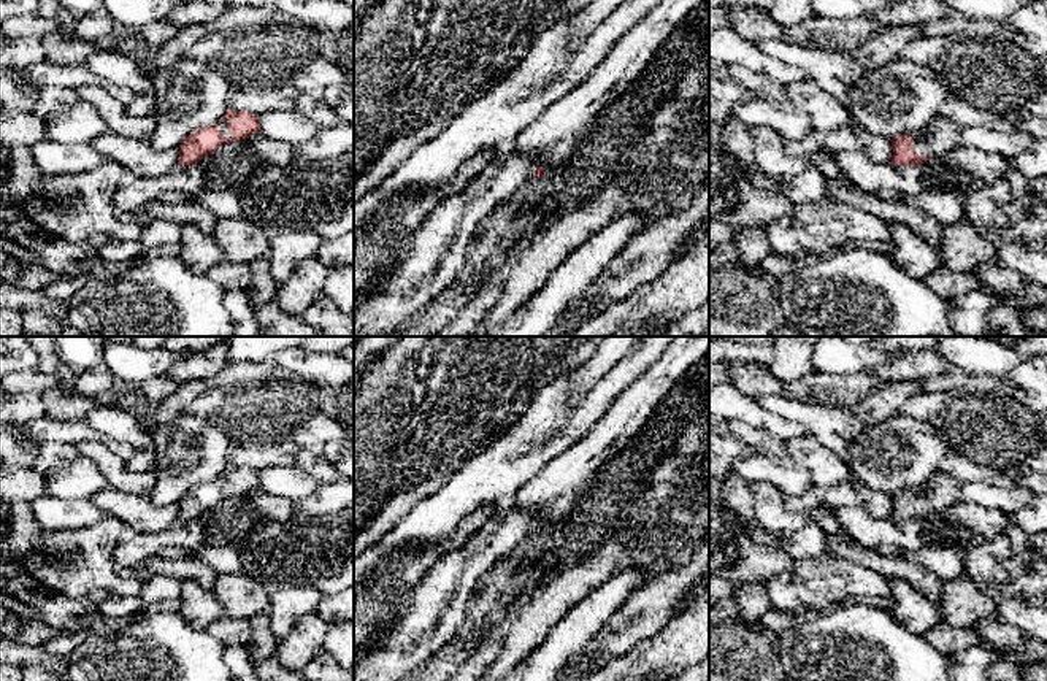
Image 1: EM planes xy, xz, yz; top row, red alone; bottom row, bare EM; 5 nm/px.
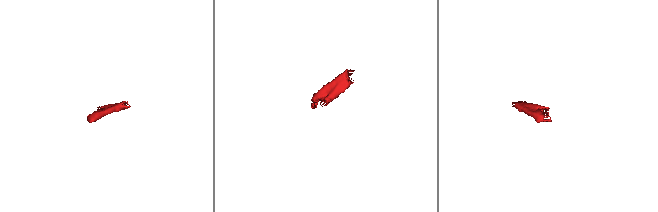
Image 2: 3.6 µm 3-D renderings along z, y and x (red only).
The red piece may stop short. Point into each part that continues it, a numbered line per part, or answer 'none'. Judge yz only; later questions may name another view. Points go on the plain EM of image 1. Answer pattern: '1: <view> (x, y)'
1: yz (943, 491)

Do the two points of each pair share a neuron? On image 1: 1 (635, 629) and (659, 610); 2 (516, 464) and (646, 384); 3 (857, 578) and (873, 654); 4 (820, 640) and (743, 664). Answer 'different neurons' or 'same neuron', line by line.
1: same neuron
2: different neurons
3: different neurons
4: different neurons

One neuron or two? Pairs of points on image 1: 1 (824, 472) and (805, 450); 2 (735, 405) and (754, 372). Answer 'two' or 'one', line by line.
1: one
2: two

